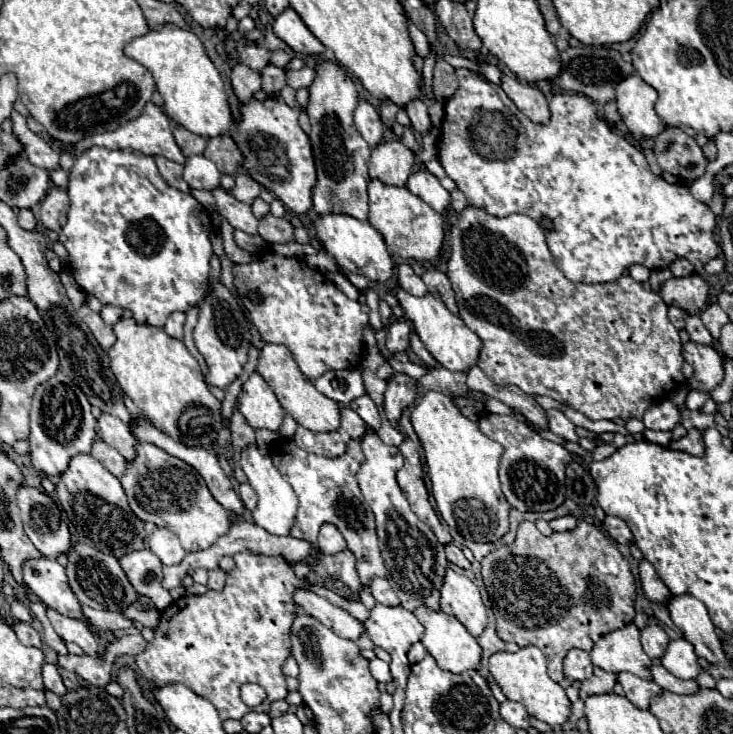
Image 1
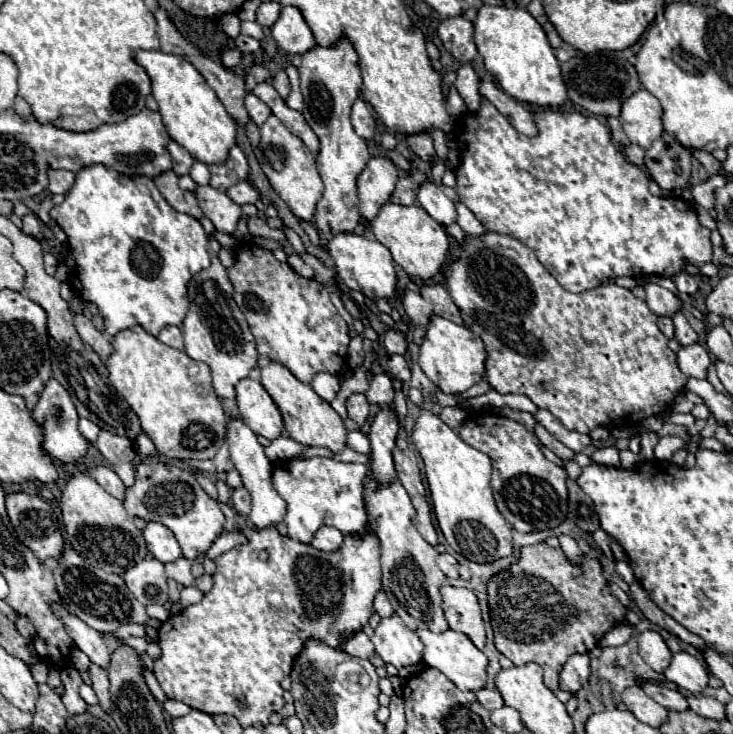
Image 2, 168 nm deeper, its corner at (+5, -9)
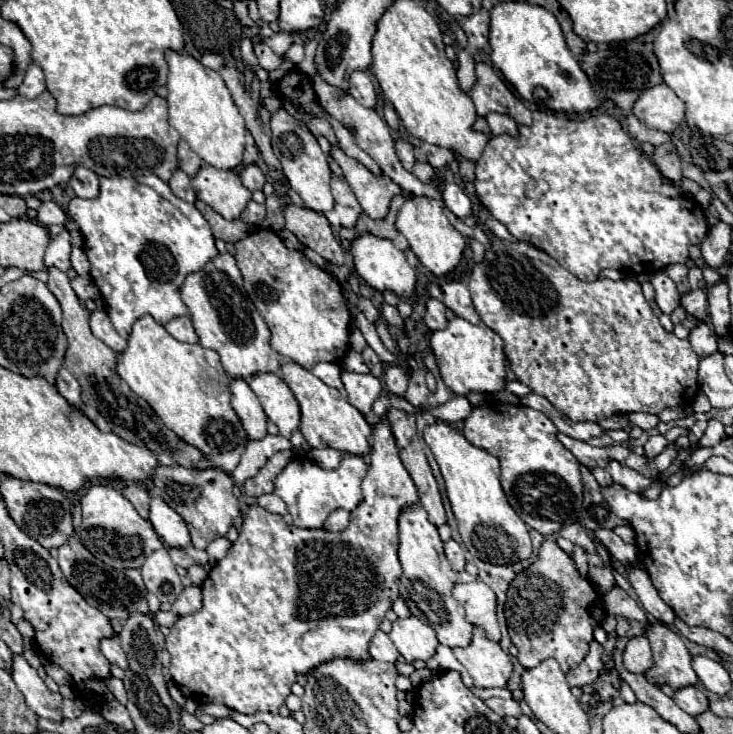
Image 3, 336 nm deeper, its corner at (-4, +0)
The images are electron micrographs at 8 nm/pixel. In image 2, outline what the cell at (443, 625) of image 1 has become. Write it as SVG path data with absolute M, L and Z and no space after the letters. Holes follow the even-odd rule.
M418 628L416 634L420 636L420 640L424 644L422 662L426 666L438 668L460 690L476 692L476 690L486 686L486 664L488 664L488 658L470 642L470 638L466 634L454 632L454 630L446 630L446 632L440 632L440 634L434 634L428 628Z

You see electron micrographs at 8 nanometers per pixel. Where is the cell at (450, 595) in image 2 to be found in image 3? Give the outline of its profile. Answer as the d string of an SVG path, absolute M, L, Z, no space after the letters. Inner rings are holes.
M481 581L473 583L459 583L453 589L453 597L463 605L465 619L477 627L483 627L491 641L499 641L499 621L495 613L497 597L491 587Z

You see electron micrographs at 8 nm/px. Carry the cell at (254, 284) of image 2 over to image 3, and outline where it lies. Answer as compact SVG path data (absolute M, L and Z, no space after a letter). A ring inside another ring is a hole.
M259 229L235 243L245 291L271 329L271 349L305 369L327 361L341 363L349 351L351 315L339 281L313 265L301 251L289 251L277 233Z

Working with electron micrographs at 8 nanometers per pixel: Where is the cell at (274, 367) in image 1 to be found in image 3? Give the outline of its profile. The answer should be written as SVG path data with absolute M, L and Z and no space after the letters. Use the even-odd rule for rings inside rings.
M289 361L281 367L281 375L299 401L299 407L301 407L299 431L303 433L309 447L313 447L313 449L331 447L341 453L351 453L351 455L359 455L359 457L371 453L369 437L373 433L373 427L365 421L365 417L353 405L349 405L347 399L341 397L341 393L335 387L325 385L311 371L307 371L305 367L301 367L293 361Z

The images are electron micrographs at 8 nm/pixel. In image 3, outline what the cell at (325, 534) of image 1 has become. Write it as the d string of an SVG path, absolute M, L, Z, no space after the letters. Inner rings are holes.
M335 509L335 511L327 517L323 529L327 529L327 531L341 531L341 529L345 529L347 525L349 525L349 511L345 511L345 509Z

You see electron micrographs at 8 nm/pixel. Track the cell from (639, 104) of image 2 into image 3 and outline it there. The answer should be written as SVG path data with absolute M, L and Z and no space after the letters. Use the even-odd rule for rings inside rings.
M665 83L647 89L633 105L633 115L651 129L673 133L685 121L685 103Z

